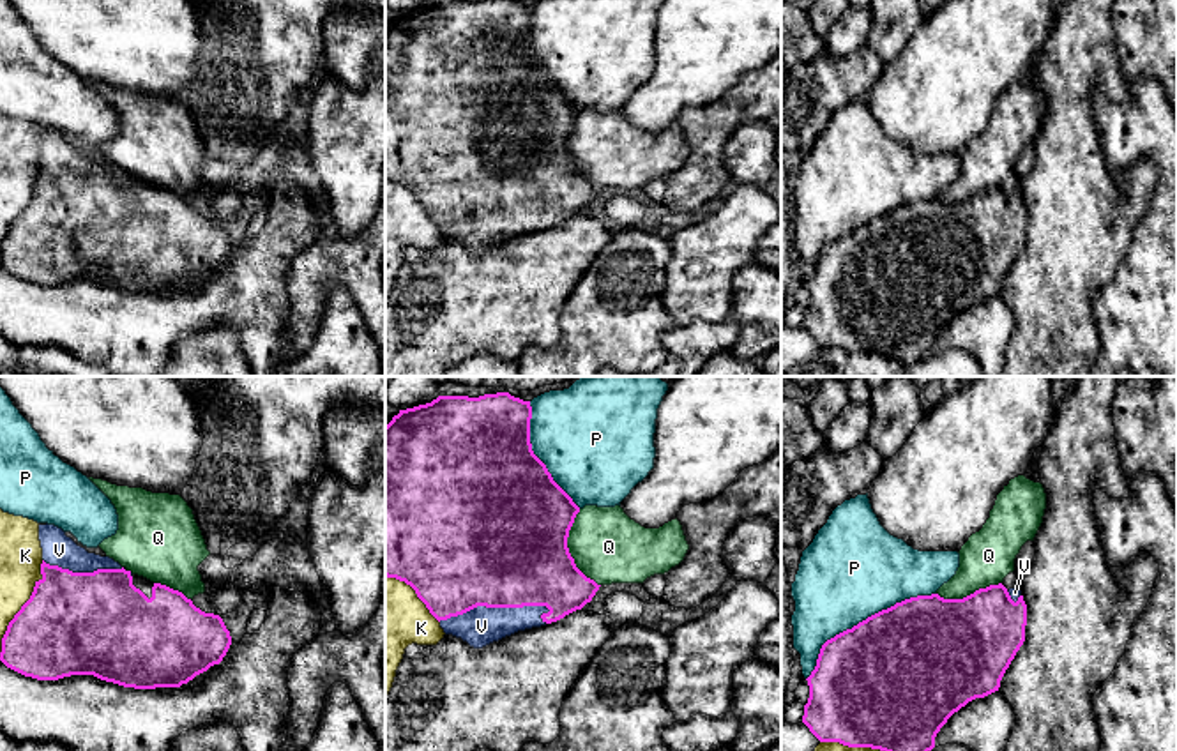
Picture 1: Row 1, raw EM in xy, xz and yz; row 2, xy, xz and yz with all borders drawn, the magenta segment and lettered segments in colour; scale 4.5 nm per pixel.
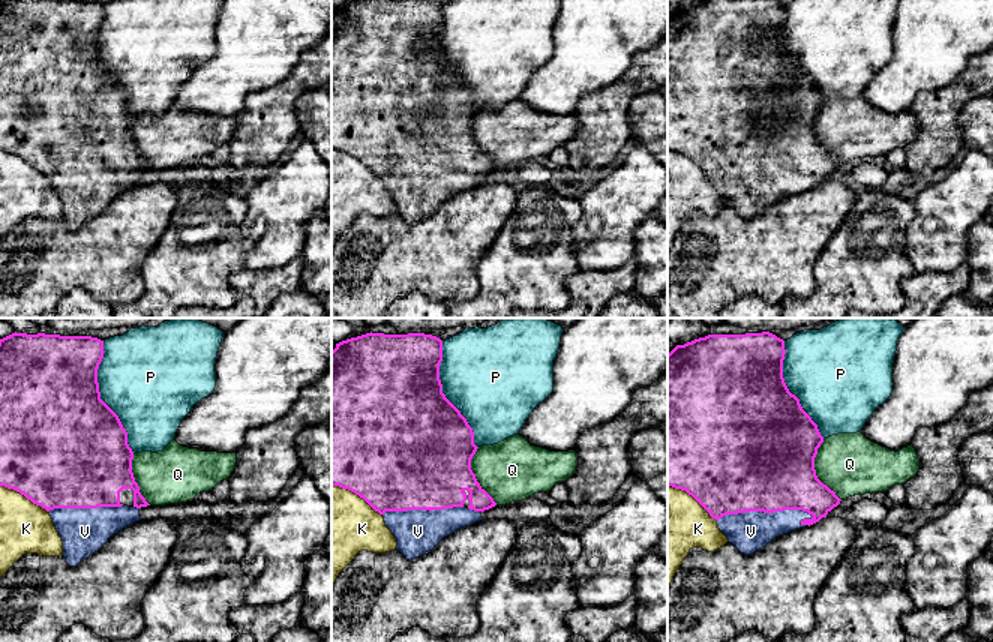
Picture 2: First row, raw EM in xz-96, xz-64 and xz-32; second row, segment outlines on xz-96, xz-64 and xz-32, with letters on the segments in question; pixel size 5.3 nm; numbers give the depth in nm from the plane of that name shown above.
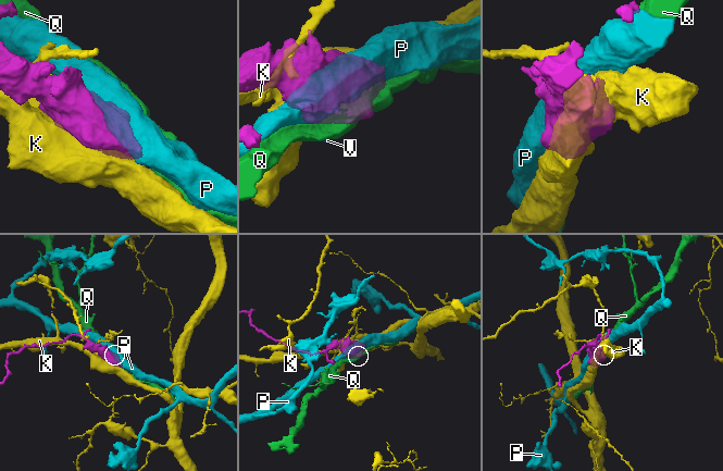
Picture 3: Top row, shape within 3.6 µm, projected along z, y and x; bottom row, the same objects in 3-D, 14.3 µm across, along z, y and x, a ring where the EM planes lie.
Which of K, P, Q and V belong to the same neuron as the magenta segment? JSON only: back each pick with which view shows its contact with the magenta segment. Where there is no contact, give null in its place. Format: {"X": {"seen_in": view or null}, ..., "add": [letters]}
{"V": {"seen_in": "xz"}, "add": ["V"]}

